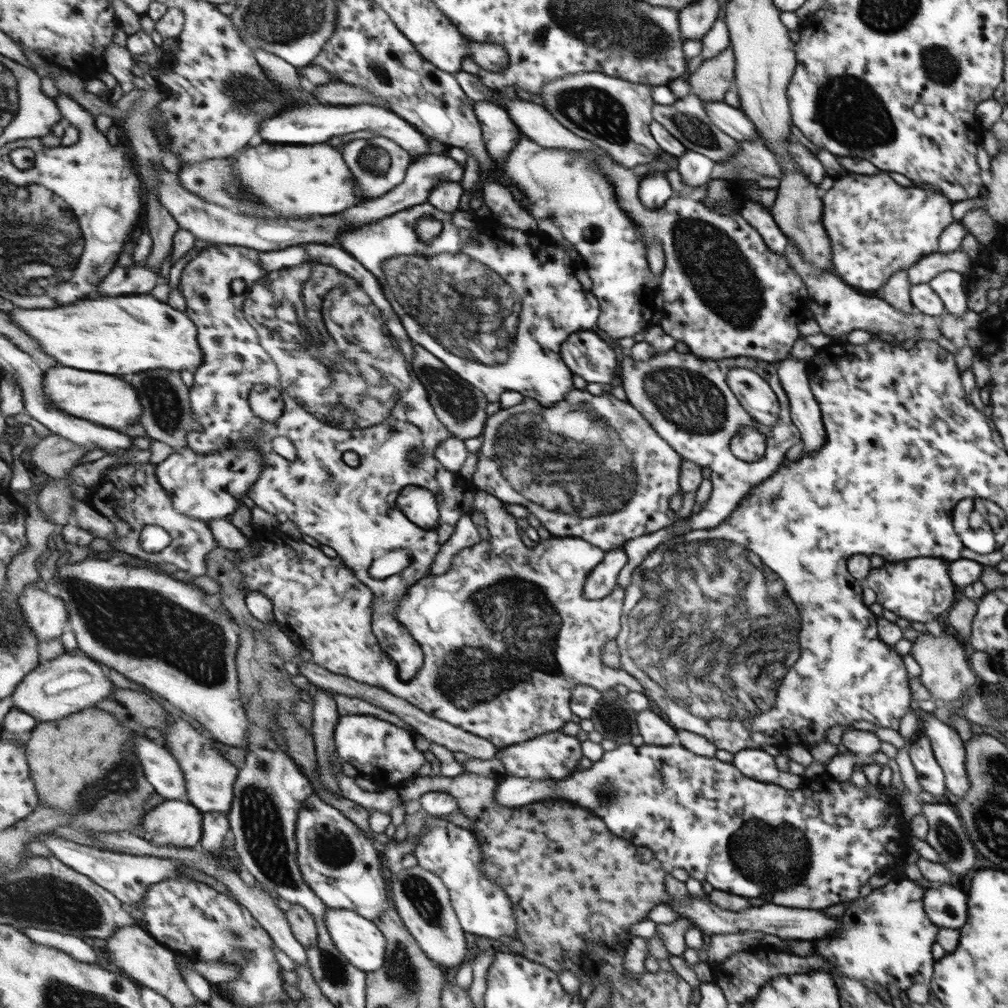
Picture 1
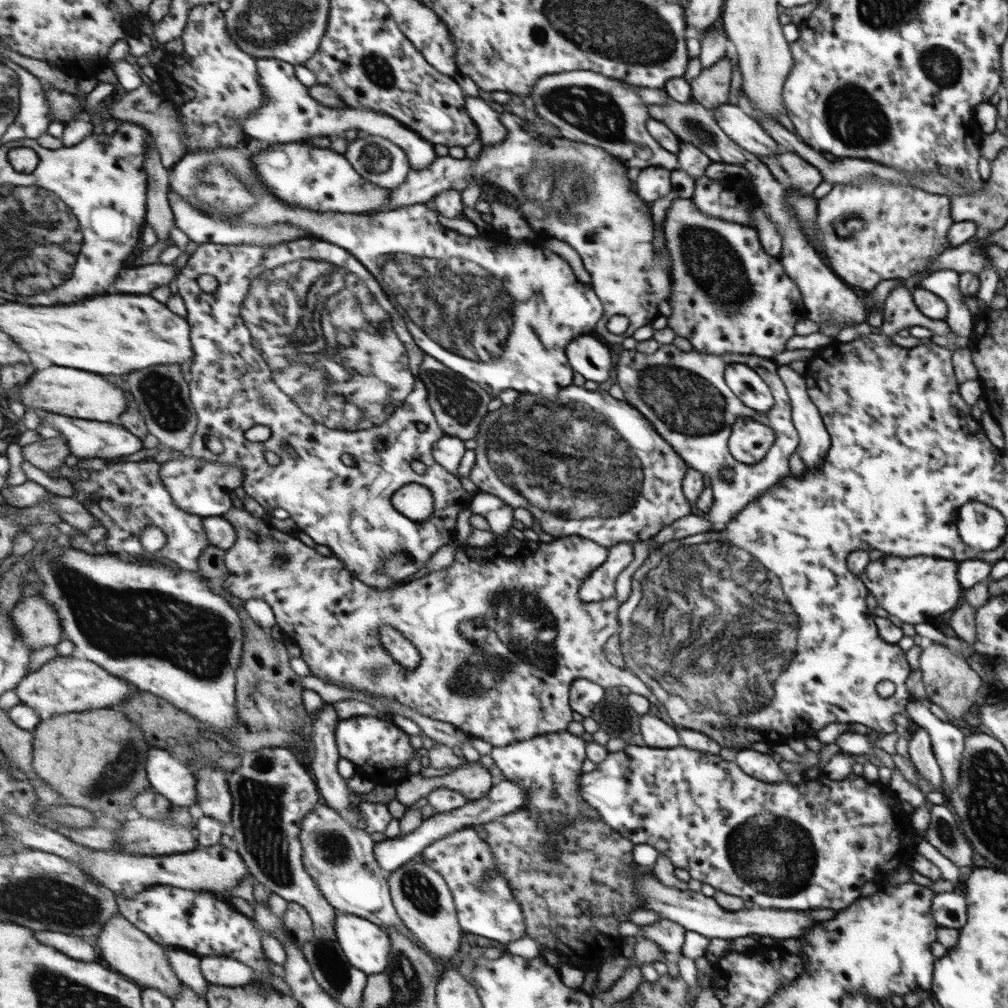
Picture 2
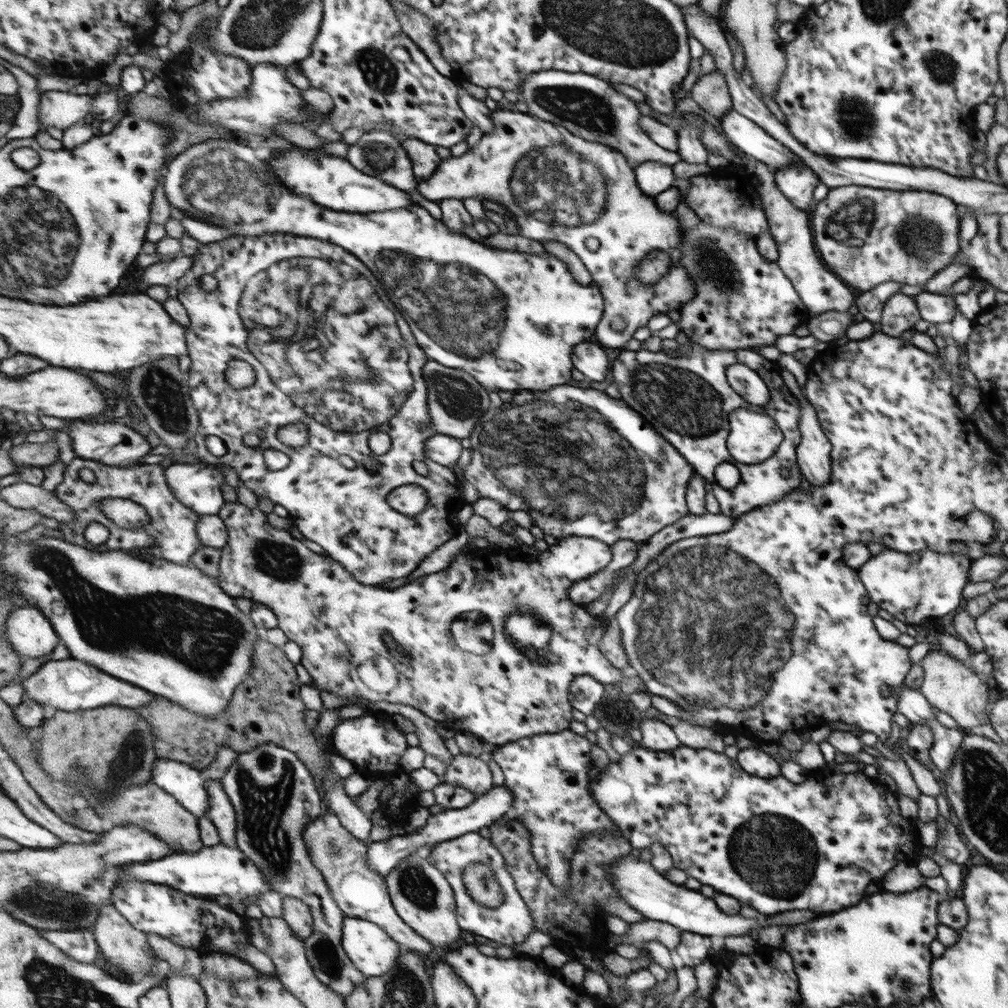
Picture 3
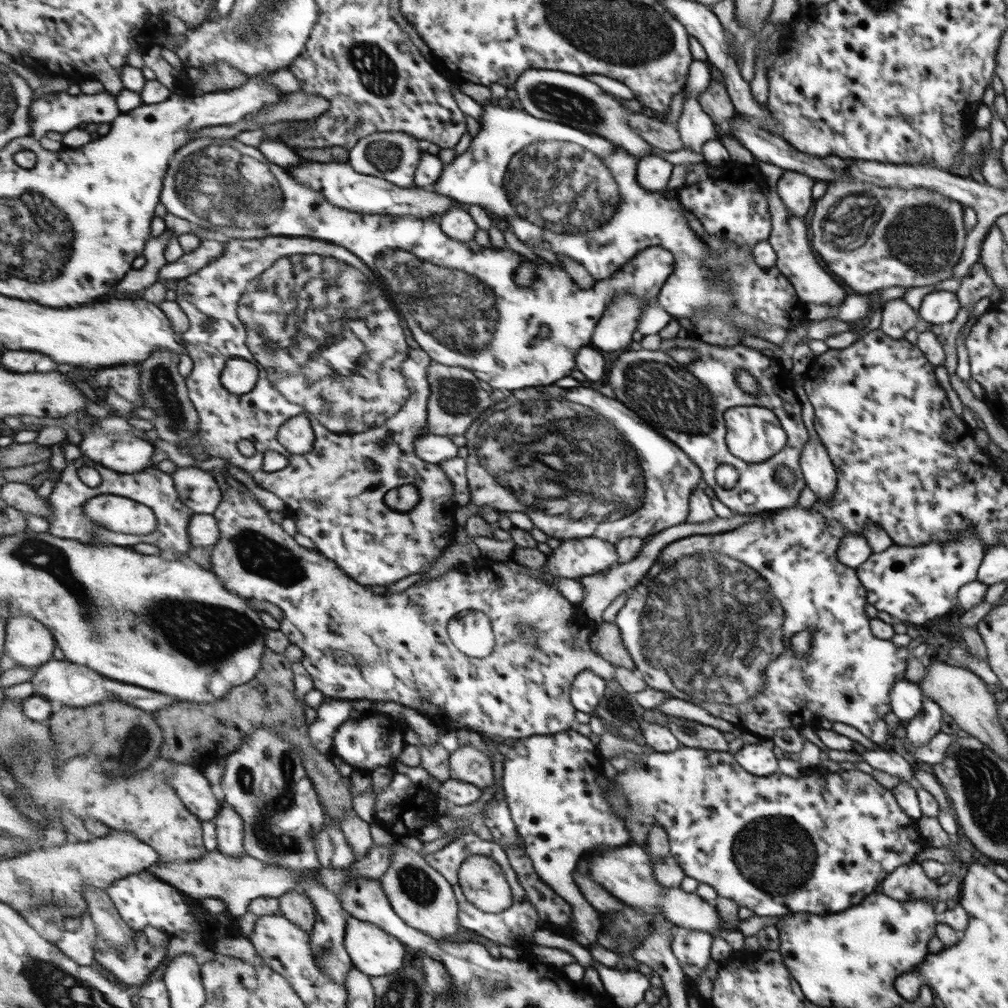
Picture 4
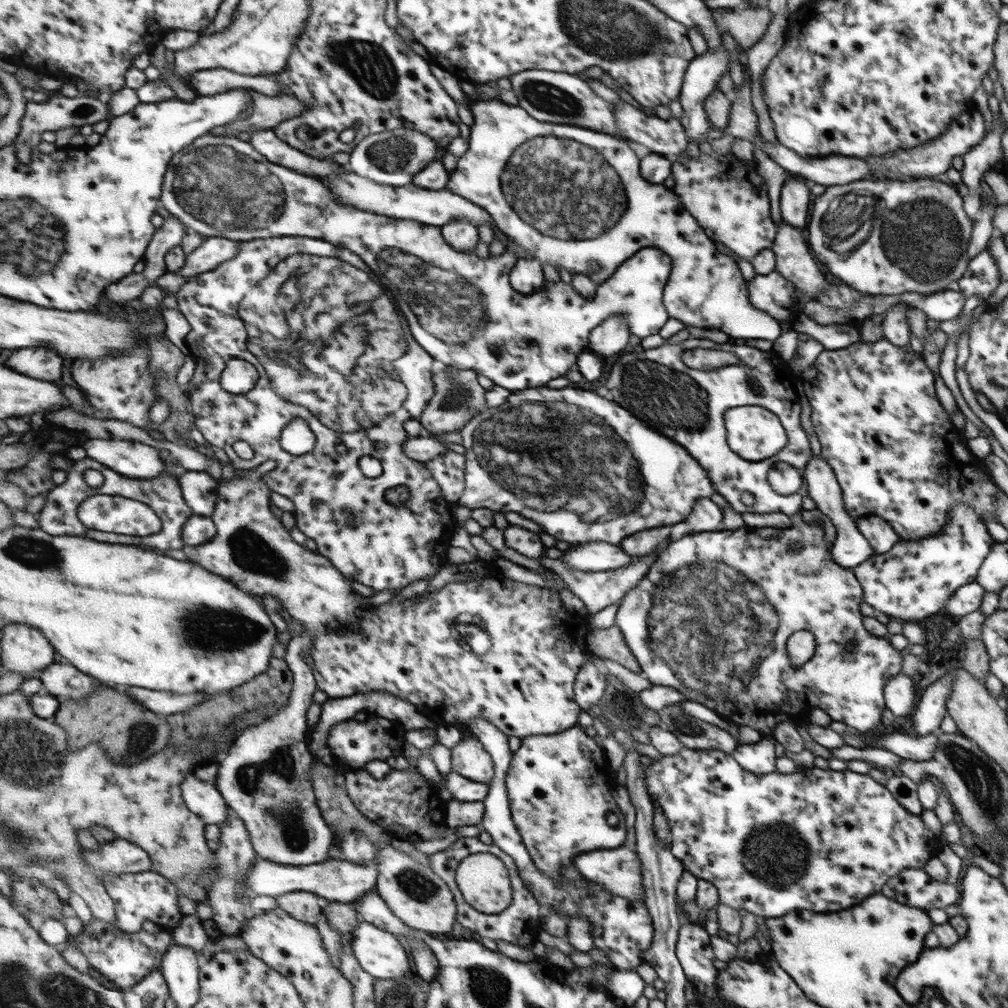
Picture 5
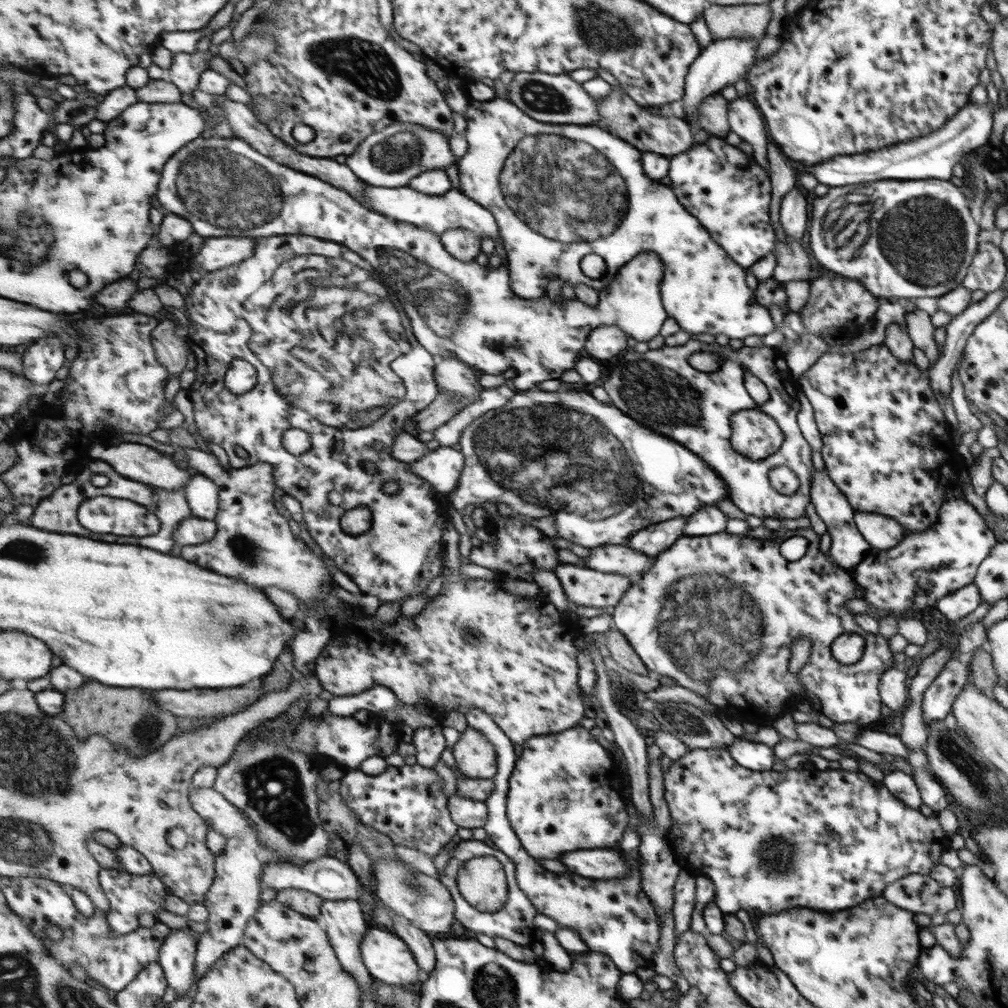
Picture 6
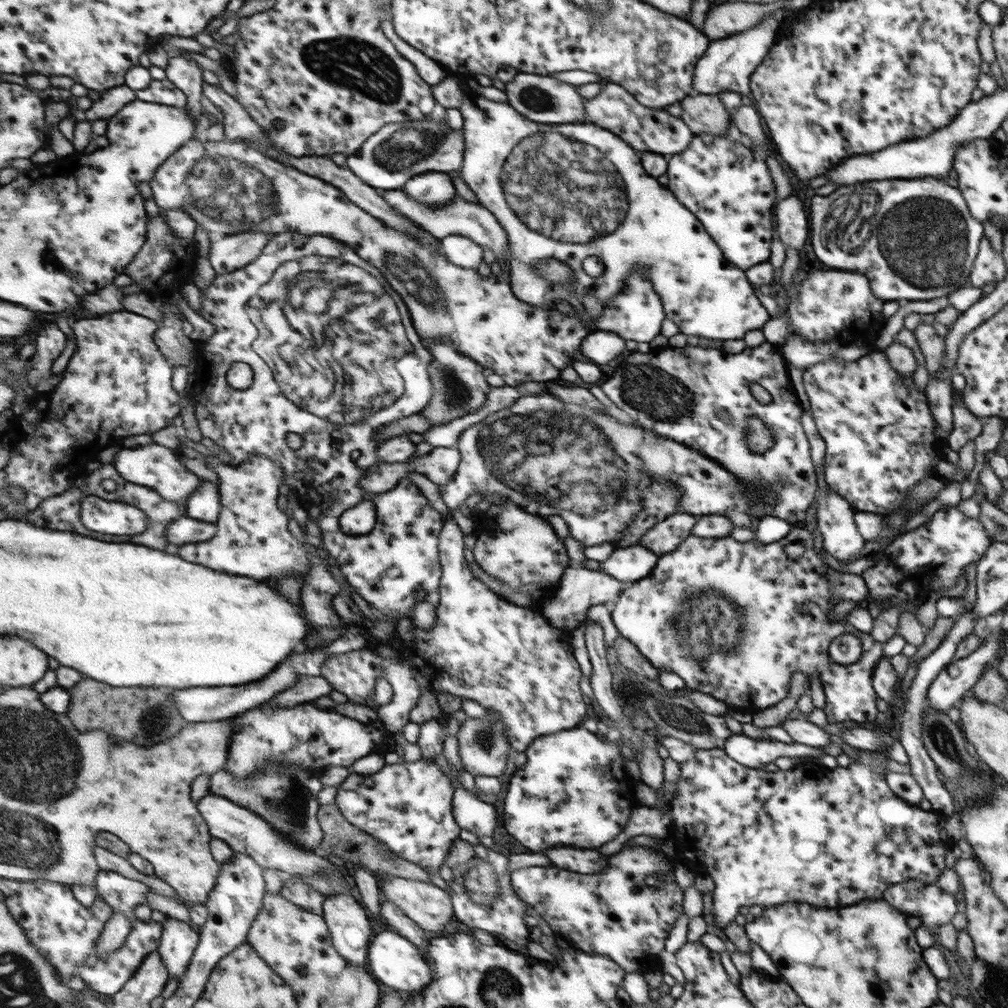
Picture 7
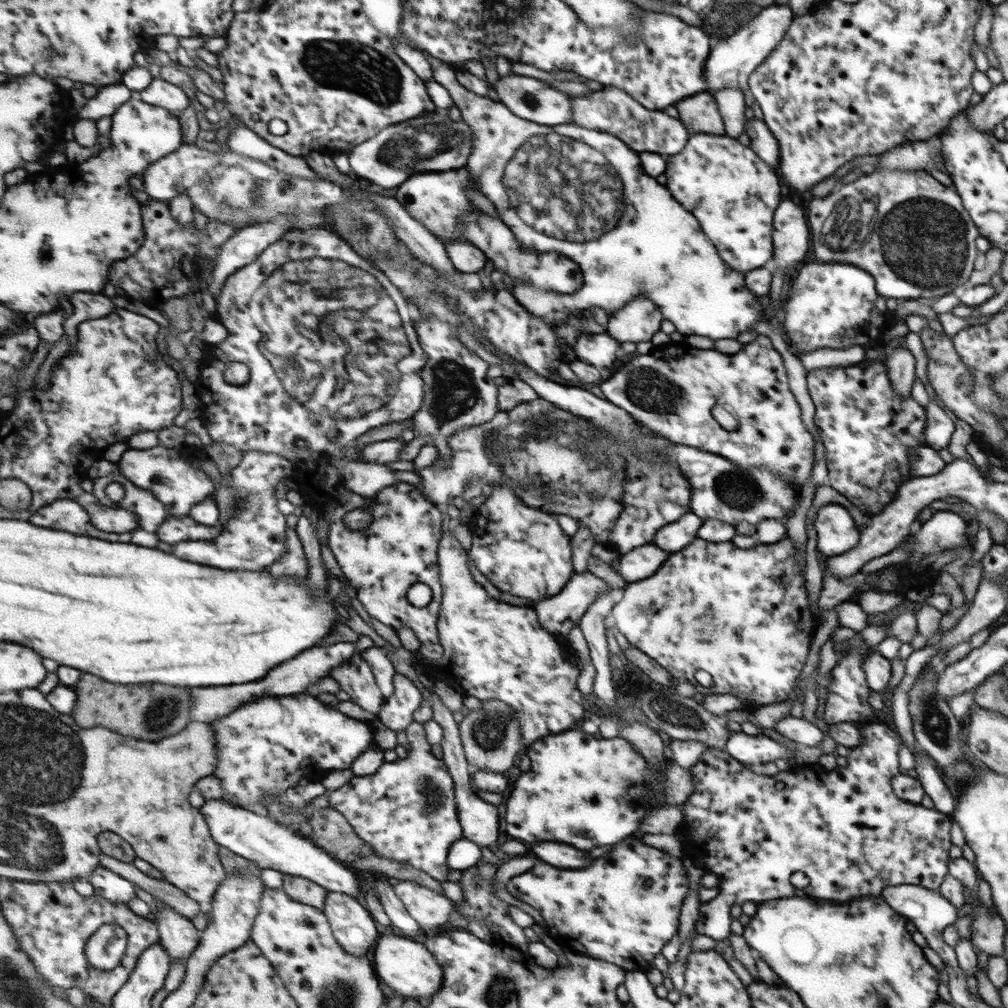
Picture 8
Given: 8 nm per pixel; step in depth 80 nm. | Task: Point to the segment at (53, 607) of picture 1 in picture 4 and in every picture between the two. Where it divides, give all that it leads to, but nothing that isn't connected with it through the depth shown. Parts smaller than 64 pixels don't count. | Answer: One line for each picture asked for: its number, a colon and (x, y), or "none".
2: (37, 620)
3: (32, 635)
4: (29, 643)

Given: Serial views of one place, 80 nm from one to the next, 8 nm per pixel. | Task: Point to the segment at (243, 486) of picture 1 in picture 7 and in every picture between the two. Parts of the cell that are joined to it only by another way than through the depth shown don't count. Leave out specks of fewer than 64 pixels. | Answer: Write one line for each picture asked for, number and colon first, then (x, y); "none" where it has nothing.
2: (202, 487)
3: (198, 486)
4: (198, 489)
5: (200, 489)
6: (201, 493)
7: (205, 504)

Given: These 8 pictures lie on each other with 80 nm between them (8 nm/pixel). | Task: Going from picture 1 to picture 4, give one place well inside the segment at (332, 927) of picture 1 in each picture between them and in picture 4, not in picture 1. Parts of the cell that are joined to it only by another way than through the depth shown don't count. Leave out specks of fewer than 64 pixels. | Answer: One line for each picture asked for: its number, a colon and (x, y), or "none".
2: (368, 947)
3: (373, 950)
4: (374, 951)

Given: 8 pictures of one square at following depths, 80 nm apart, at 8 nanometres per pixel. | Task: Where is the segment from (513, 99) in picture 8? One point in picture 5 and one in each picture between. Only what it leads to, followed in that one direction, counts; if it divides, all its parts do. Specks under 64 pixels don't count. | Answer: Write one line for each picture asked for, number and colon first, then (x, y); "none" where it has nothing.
5: (558, 97)
6: (548, 97)
7: (544, 99)

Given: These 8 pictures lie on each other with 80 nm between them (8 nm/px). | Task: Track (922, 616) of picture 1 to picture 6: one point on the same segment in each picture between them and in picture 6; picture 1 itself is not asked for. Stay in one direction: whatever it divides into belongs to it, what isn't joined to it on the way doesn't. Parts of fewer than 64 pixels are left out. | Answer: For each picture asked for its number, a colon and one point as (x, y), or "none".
2: (914, 590)
3: (913, 588)
4: (911, 584)
5: (911, 581)
6: (906, 579)

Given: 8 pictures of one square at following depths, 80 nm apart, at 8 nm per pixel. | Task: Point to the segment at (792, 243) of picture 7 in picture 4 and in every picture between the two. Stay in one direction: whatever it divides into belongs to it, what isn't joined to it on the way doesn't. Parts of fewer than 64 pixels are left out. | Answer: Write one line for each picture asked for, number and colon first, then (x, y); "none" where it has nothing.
4: (794, 189)
5: (795, 198)
6: (792, 213)

